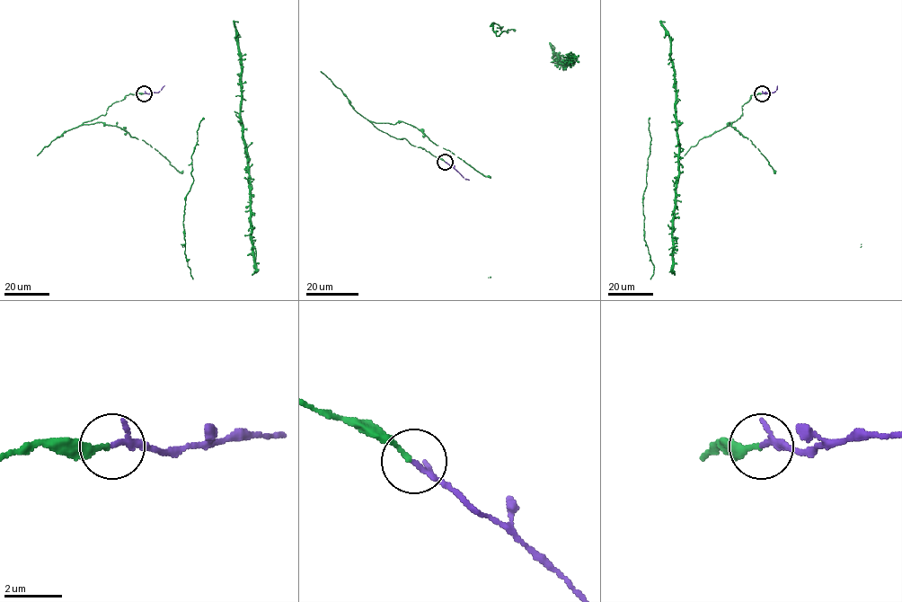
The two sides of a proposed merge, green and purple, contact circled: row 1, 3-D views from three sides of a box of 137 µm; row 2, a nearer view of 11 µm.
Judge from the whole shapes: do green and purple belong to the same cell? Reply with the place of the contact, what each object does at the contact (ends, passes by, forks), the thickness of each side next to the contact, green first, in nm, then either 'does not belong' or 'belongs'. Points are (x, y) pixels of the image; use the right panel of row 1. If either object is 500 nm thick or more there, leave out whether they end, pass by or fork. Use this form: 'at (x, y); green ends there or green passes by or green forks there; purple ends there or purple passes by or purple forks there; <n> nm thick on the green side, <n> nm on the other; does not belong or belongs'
at (762, 93); green ends there; purple passes by; 180 nm thick on the green side, 130 nm on the other; belongs

